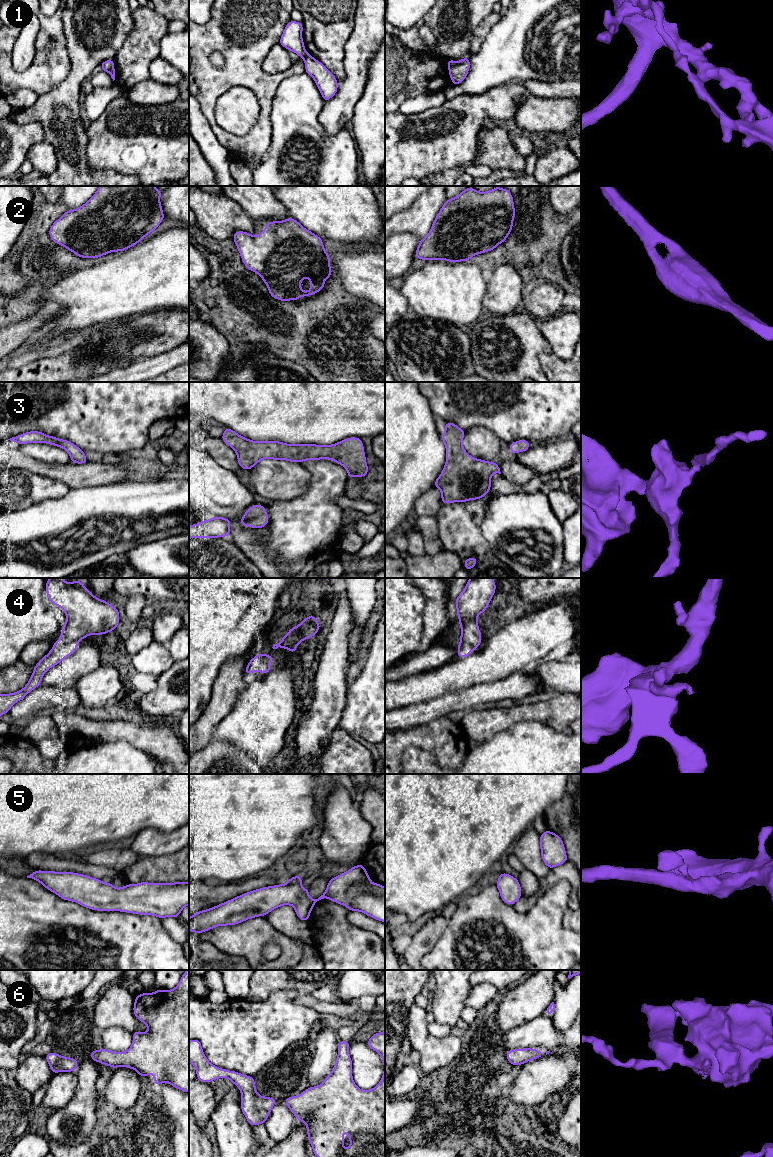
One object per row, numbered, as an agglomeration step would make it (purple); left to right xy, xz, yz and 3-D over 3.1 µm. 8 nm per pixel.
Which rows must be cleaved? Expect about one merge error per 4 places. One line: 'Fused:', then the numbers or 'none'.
Fused: 1

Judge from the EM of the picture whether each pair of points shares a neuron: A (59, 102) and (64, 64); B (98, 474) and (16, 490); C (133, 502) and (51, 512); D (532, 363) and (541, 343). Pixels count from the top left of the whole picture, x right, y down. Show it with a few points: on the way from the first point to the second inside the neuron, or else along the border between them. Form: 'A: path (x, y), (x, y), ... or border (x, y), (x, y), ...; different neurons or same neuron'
A: border (70, 58), (69, 73), (56, 86), (43, 94); different neurons
B: border (39, 474), (61, 480), (70, 488); different neurons
C: path (113, 510), (71, 512); same neuron
D: path (532, 358), (532, 352), (536, 348); same neuron

